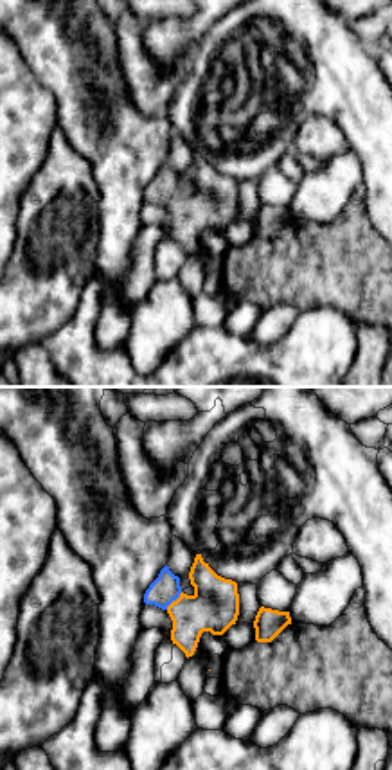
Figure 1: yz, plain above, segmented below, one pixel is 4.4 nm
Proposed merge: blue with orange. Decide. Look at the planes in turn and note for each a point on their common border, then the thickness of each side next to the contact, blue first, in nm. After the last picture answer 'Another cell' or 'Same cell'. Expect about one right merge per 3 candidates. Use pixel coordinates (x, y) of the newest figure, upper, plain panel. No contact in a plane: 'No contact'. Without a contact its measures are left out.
Touches blue at (173, 196). Thickness 130 nm (blue) against 220 nm

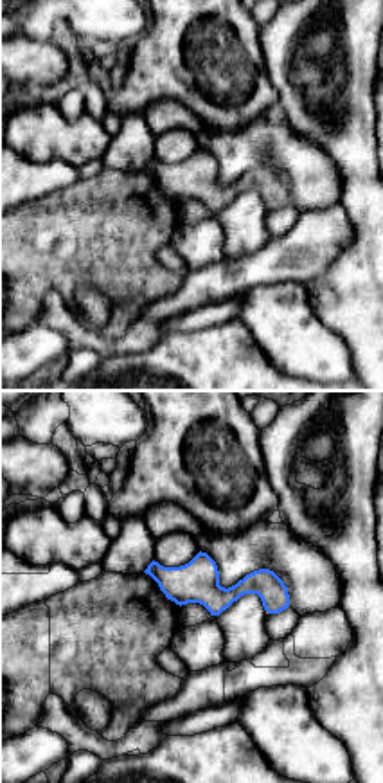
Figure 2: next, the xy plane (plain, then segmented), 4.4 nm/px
No contact

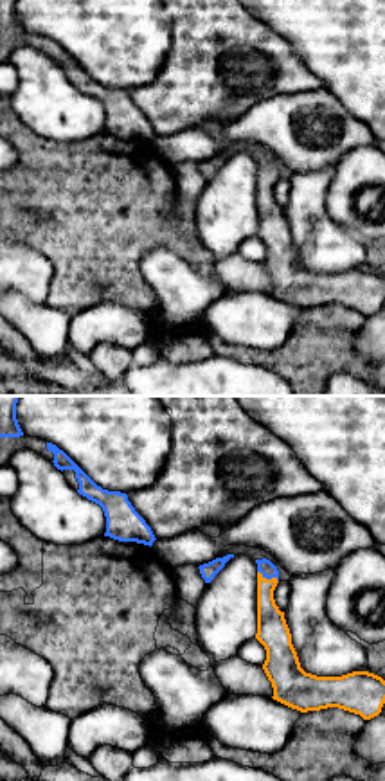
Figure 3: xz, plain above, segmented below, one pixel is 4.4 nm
Touches blue at (268, 175). Thickness 70 nm (blue) against 140 nm

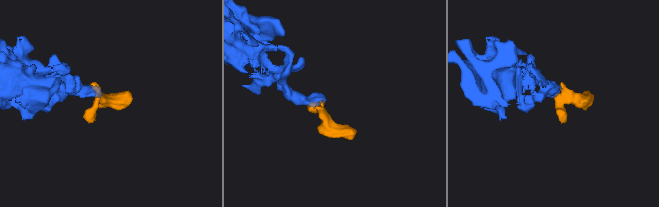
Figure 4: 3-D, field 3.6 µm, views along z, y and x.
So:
Same cell

